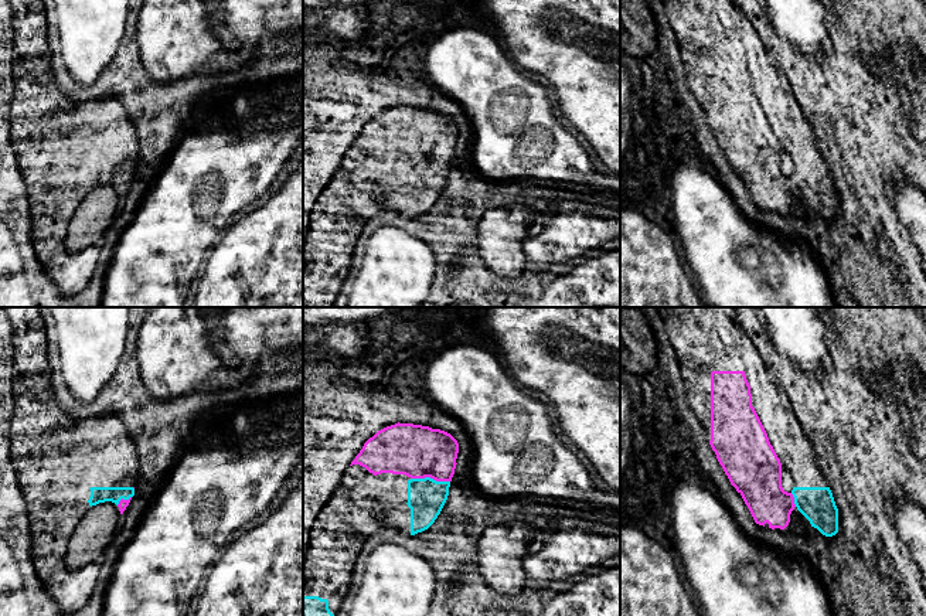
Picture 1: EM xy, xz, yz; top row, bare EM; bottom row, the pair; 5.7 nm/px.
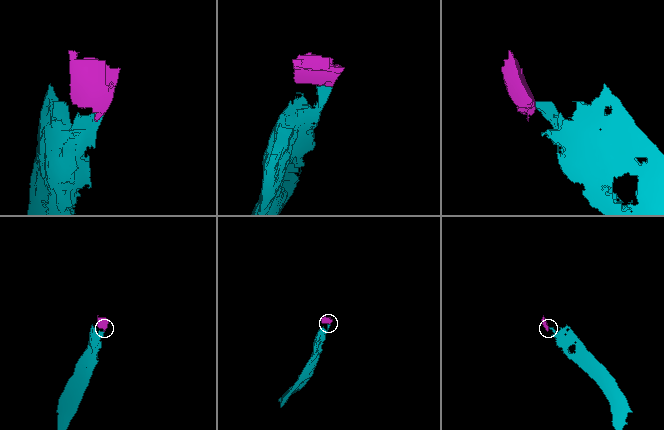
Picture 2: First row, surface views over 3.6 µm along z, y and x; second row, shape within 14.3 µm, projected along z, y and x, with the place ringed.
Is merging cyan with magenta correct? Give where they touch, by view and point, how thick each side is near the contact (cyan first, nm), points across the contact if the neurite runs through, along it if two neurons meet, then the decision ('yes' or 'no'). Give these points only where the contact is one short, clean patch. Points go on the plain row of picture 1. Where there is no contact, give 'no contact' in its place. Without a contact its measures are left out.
xz (429, 160) | 220/300 nm | across xz (426, 180), (429, 160), (429, 147), (415, 133) | yes

